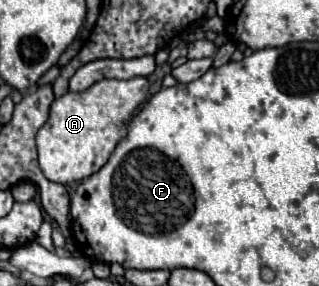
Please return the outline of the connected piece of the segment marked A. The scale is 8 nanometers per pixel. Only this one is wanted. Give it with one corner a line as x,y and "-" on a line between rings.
132,77
126,81
102,79
86,91
68,91
54,99
50,117
36,135
38,165
48,181
74,183
96,173
112,155
120,139
128,131
128,121
140,103
146,99
150,83
146,77

